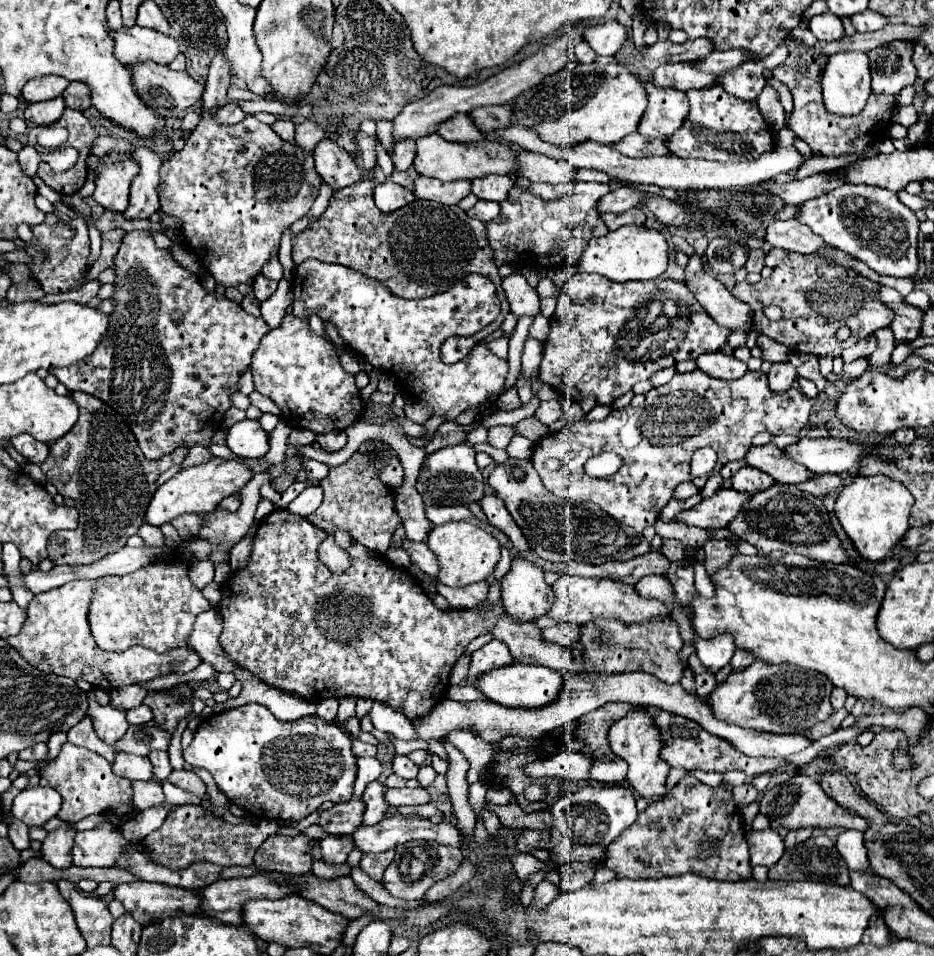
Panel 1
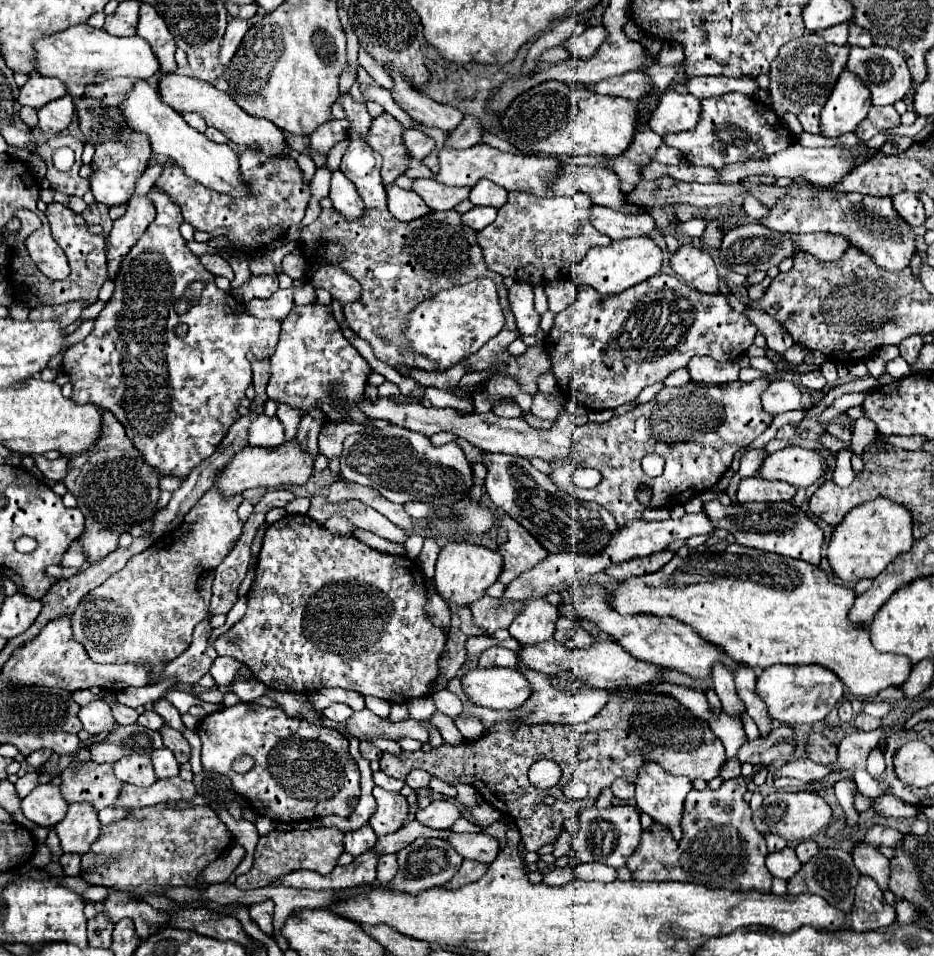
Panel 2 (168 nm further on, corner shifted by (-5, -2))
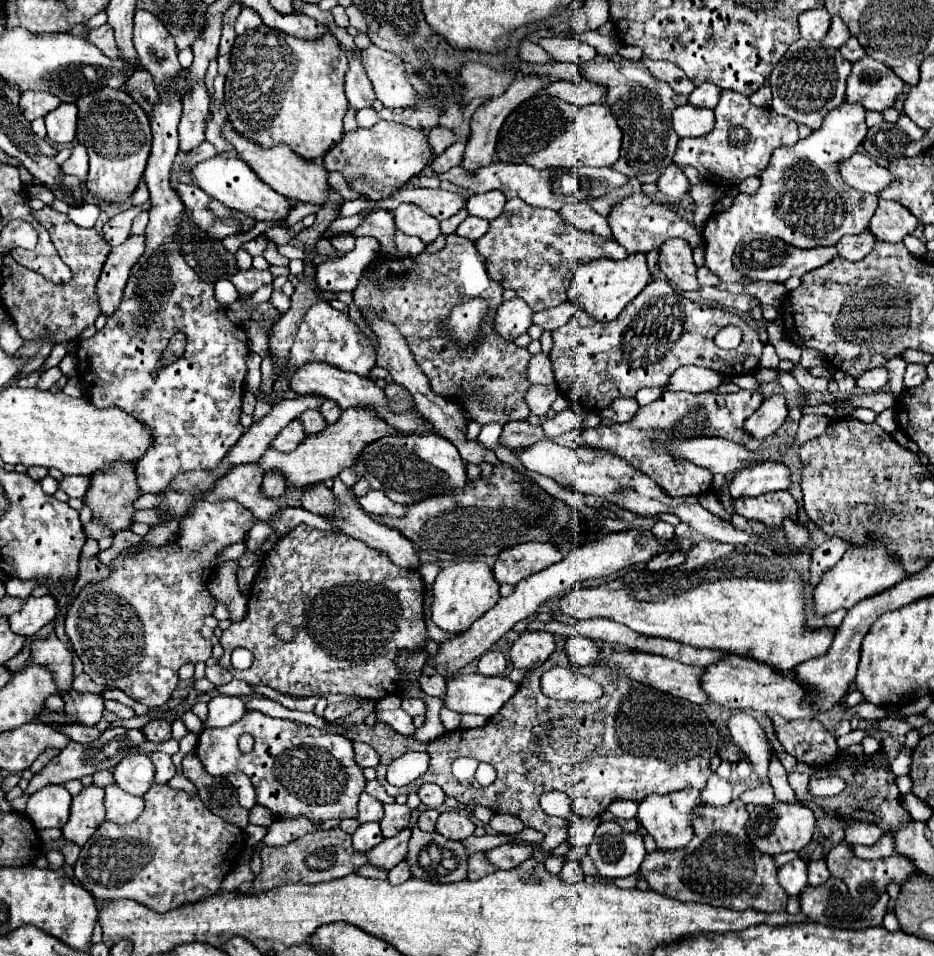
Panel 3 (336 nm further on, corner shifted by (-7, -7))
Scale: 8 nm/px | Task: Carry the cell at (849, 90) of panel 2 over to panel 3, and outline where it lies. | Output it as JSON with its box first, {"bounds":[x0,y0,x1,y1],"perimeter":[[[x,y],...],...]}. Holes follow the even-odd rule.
{"bounds":[701,101,877,283],"perimeter":[[[845,101],[841,107],[827,113],[821,129],[799,139],[791,147],[775,149],[769,167],[759,175],[759,189],[753,195],[735,195],[733,205],[727,211],[713,213],[705,221],[701,231],[705,267],[721,281],[739,283],[743,275],[733,267],[733,253],[747,233],[771,235],[797,249],[813,249],[835,245],[843,235],[867,231],[869,219],[877,209],[877,197],[851,189],[837,171],[841,161],[857,151],[865,135],[865,109]]]}

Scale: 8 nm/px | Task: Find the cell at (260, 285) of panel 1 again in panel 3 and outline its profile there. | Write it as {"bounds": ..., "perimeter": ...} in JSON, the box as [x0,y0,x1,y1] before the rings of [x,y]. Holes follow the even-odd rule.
{"bounds":[231,269,273,295],"perimeter":[[[247,269],[247,271],[239,271],[237,275],[231,277],[231,283],[235,285],[235,289],[241,295],[249,295],[255,293],[261,285],[273,283],[273,275],[269,271],[259,271],[259,269]]]}

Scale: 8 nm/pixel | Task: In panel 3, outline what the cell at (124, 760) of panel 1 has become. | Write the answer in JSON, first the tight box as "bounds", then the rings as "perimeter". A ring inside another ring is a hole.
{"bounds":[113,755,153,797],"perimeter":[[[129,755],[119,761],[113,777],[123,791],[143,797],[153,785],[153,763],[147,755]]]}

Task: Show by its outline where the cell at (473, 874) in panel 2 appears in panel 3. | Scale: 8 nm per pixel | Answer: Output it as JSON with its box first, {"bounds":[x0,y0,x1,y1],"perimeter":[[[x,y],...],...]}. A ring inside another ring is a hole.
{"bounds":[467,851,497,879],"perimeter":[[[483,851],[473,853],[469,857],[469,877],[467,879],[481,879],[481,877],[485,877],[489,873],[495,873],[495,871],[497,871],[497,867],[487,861]]]}

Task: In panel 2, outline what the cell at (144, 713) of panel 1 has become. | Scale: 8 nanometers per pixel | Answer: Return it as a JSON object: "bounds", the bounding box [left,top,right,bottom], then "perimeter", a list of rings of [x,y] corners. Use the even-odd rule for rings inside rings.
{"bounds":[137,710,163,730],"perimeter":[[[145,710],[145,712],[137,718],[137,724],[145,726],[145,728],[151,728],[151,730],[161,730],[163,718],[161,718],[157,712],[153,712],[153,710]]]}

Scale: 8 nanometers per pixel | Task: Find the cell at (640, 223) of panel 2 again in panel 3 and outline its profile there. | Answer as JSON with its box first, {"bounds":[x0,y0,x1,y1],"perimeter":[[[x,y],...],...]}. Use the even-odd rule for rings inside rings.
{"bounds":[559,203,613,237],"perimeter":[[[573,203],[573,205],[565,205],[563,209],[559,209],[559,215],[563,221],[567,221],[569,225],[581,229],[581,231],[591,231],[595,235],[601,237],[613,237],[607,225],[607,219],[601,217],[599,213],[595,213],[589,205],[585,203]]]}

